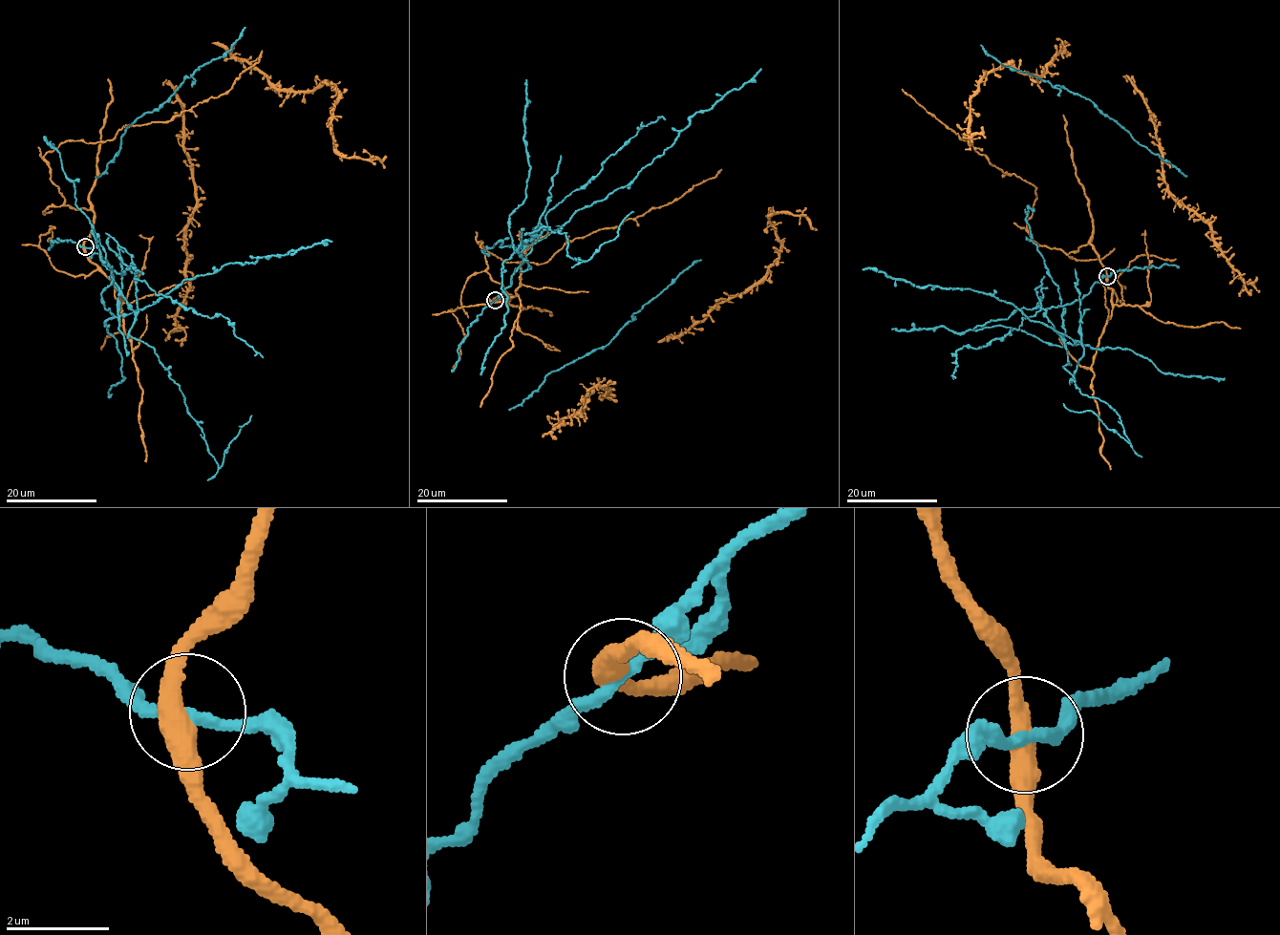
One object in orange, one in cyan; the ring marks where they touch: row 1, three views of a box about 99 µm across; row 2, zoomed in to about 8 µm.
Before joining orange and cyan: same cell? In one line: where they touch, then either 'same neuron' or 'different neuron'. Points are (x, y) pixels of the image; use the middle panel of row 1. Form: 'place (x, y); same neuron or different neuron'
place (495, 300); different neuron

